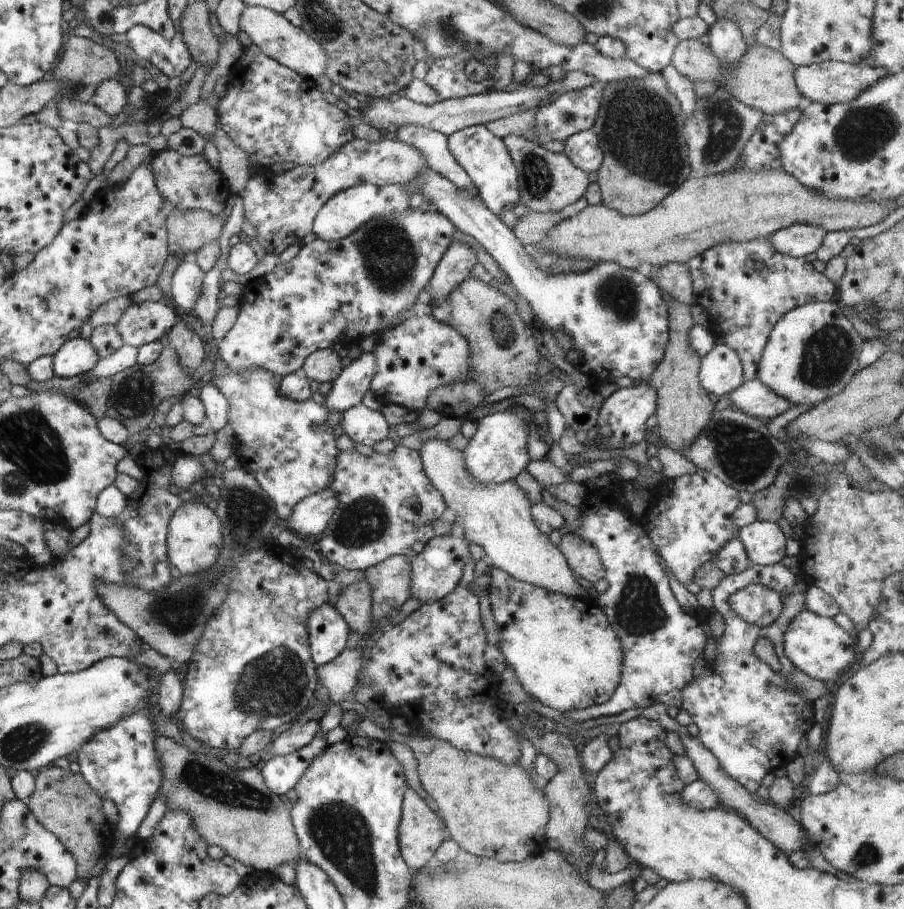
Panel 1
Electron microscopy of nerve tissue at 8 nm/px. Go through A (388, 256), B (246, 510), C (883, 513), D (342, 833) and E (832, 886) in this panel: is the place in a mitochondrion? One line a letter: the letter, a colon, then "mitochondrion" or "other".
A: mitochondrion
B: mitochondrion
C: other
D: mitochondrion
E: other

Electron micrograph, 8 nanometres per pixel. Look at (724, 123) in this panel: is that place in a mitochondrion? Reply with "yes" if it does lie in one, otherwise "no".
yes

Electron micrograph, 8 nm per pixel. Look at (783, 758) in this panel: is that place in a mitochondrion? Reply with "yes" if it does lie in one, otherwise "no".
no

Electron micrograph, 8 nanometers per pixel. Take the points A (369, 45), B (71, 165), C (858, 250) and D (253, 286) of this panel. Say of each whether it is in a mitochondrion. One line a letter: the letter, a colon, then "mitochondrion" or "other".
A: other
B: other
C: other
D: other

